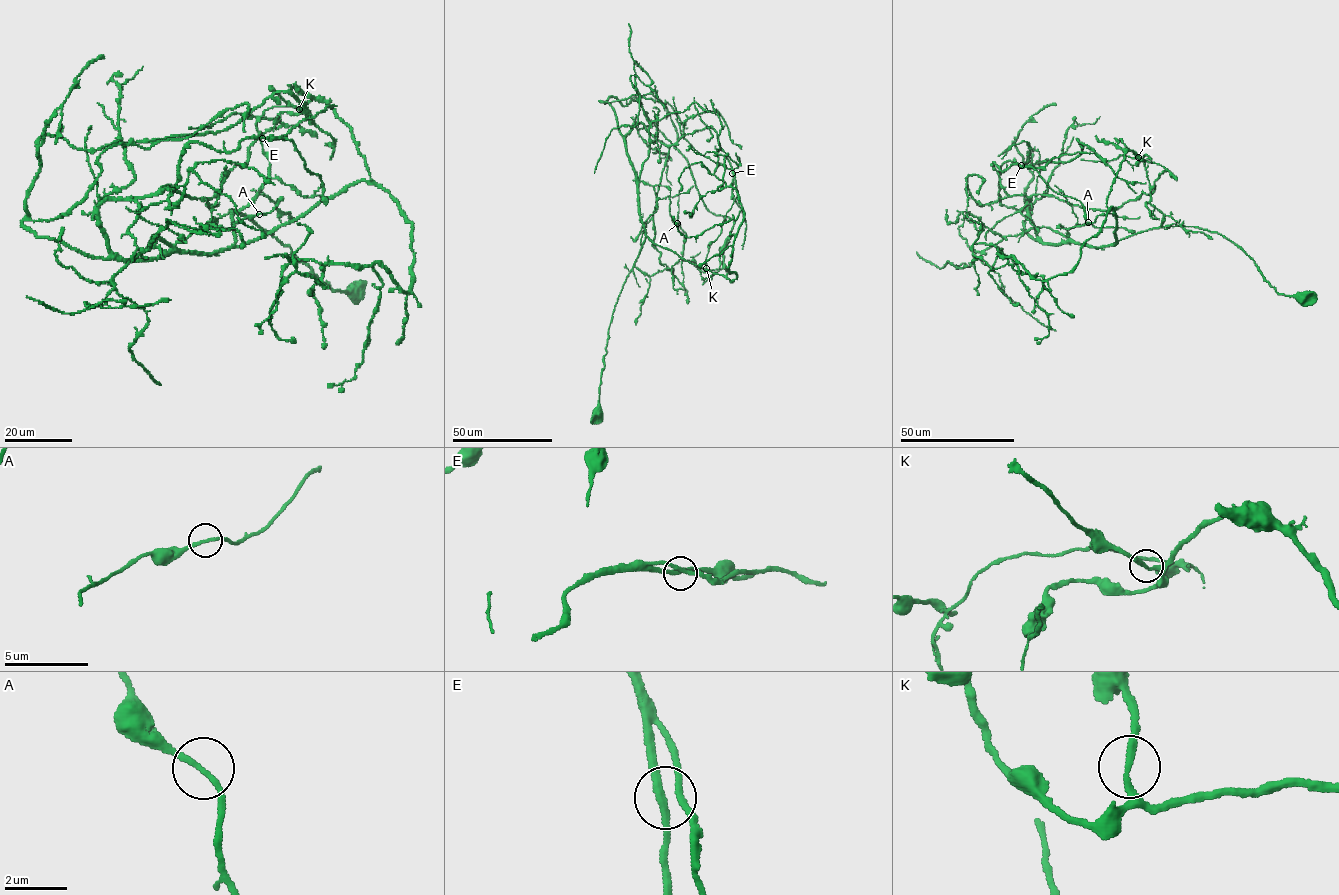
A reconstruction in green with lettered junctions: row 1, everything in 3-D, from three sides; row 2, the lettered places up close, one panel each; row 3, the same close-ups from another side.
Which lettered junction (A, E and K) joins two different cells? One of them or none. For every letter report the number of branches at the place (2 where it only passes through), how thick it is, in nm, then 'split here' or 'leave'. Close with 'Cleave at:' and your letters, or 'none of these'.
A: branches 2; calibre 170 nm; leave
E: branches 2; calibre 240 nm; leave
K: branches 2; calibre 200 nm; leave
Cleave at: none of these

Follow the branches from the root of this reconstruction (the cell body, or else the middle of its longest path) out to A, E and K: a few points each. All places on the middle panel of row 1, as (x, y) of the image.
A: (598, 412), (601, 374), (614, 305), (646, 236), (640, 215), (639, 182), (668, 187), (670, 214), (677, 223)
E: (598, 412), (614, 305), (646, 236), (626, 136), (641, 122), (671, 145), (711, 127), (732, 173)
K: (598, 412), (608, 329), (646, 233), (654, 243), (703, 268), (723, 275), (730, 272), (706, 268)

